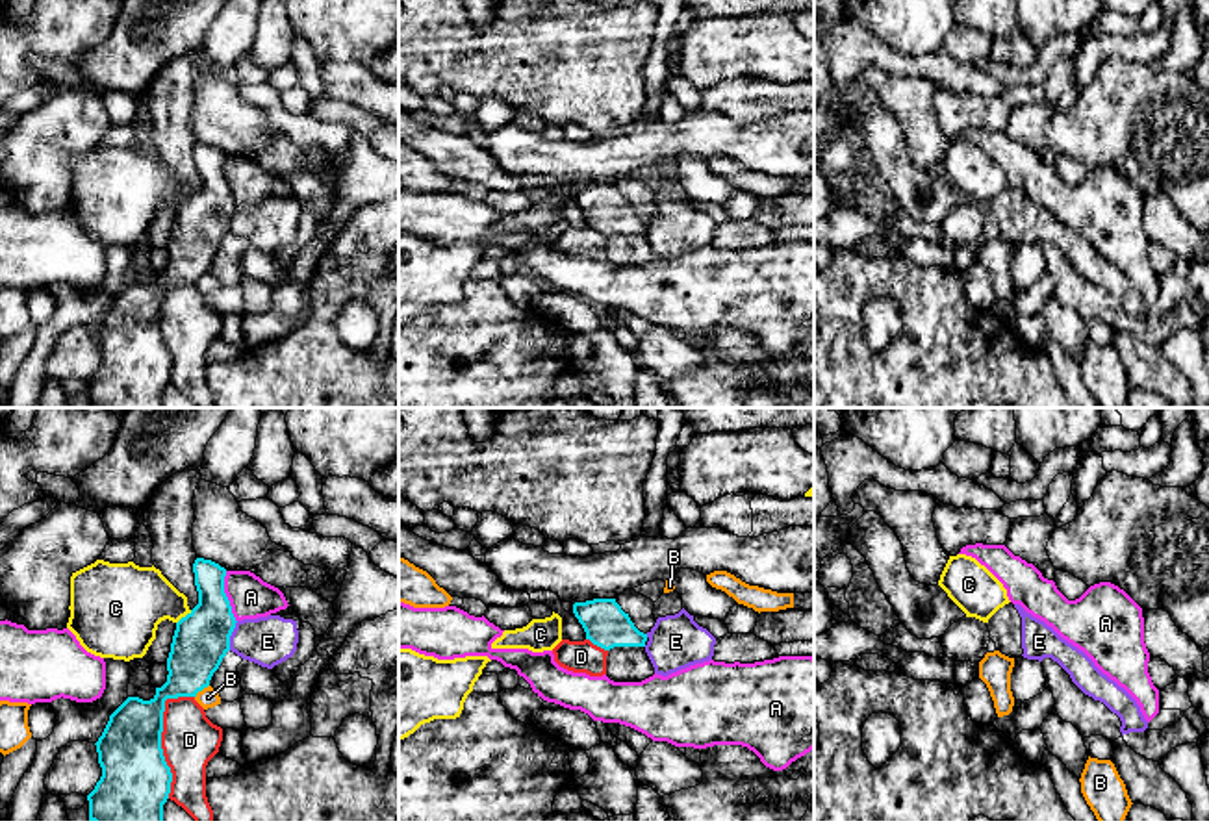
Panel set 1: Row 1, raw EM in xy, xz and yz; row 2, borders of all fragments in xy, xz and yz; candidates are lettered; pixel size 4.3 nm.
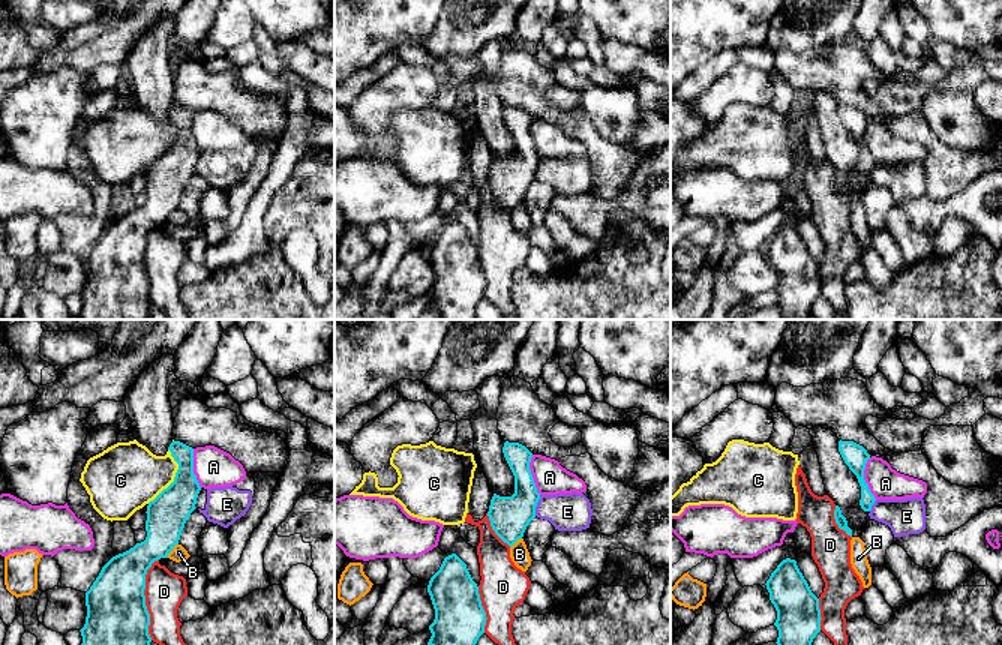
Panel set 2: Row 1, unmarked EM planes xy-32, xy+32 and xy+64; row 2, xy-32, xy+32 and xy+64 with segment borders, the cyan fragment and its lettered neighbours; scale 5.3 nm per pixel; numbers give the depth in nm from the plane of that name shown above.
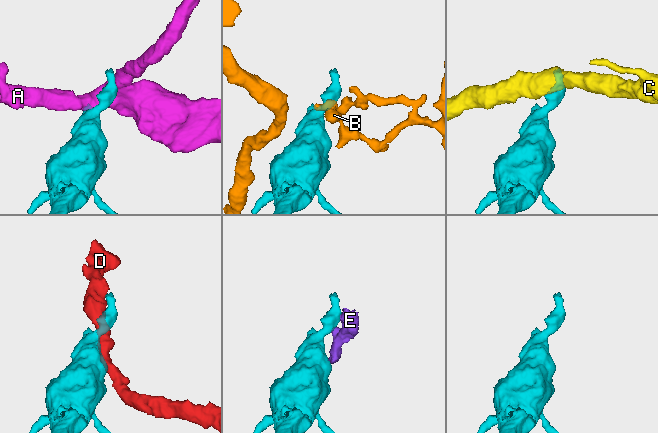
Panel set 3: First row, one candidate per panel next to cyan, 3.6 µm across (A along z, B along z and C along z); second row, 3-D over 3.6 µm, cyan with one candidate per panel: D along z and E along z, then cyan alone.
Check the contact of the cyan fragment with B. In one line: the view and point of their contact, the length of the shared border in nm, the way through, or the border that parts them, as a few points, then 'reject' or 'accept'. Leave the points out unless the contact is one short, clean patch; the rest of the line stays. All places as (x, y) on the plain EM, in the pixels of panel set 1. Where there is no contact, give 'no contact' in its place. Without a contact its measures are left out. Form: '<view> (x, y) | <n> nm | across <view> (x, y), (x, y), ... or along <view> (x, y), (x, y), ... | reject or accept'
xy (201, 275) | 90 nm | along xy (208, 269), (195, 282) | reject

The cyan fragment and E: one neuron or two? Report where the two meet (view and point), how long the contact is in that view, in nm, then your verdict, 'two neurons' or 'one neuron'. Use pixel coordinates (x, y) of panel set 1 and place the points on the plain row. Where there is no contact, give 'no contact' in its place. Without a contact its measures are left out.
xy (230, 219) | 130 nm | two neurons

